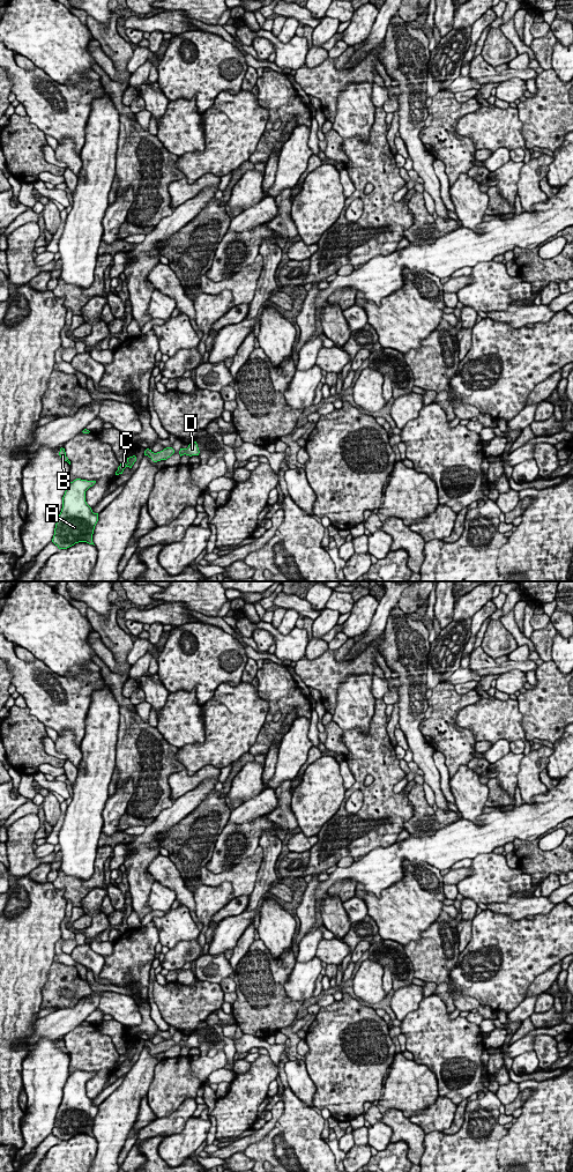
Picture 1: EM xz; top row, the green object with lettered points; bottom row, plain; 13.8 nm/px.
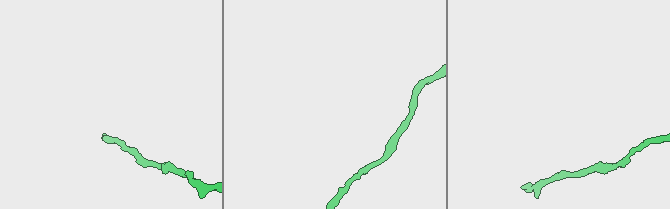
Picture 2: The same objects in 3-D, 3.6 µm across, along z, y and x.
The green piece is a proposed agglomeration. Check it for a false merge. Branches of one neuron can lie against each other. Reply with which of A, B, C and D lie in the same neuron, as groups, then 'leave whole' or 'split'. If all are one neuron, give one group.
A B C D; leave whole

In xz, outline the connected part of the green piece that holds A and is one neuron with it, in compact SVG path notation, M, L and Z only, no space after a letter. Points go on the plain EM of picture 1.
M81 1070L68 1075L52 1130L59 1141L67 1141L79 1134L94 1136L92 1126L98 1105L94 1105L87 1096L85 1083L95 1075Z

